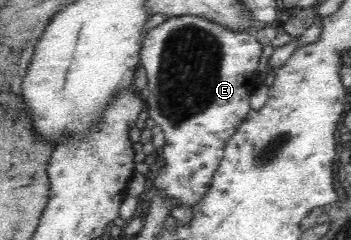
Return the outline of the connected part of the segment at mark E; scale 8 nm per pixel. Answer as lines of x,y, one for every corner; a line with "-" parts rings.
179,16
169,18
153,27
141,38
140,63
146,70
148,82
148,124
161,126
165,142
162,146
163,166
155,176
154,186
171,195
173,205
193,206
205,194
213,171
220,163
225,141
243,123
253,109
250,98
259,88
257,68
263,56
263,46
256,36
233,32
205,18

